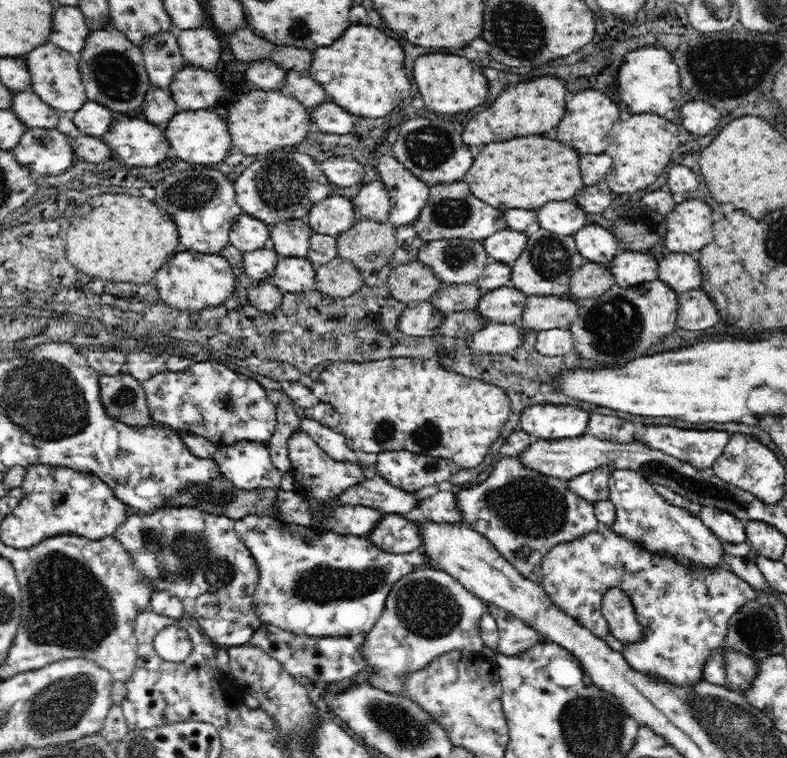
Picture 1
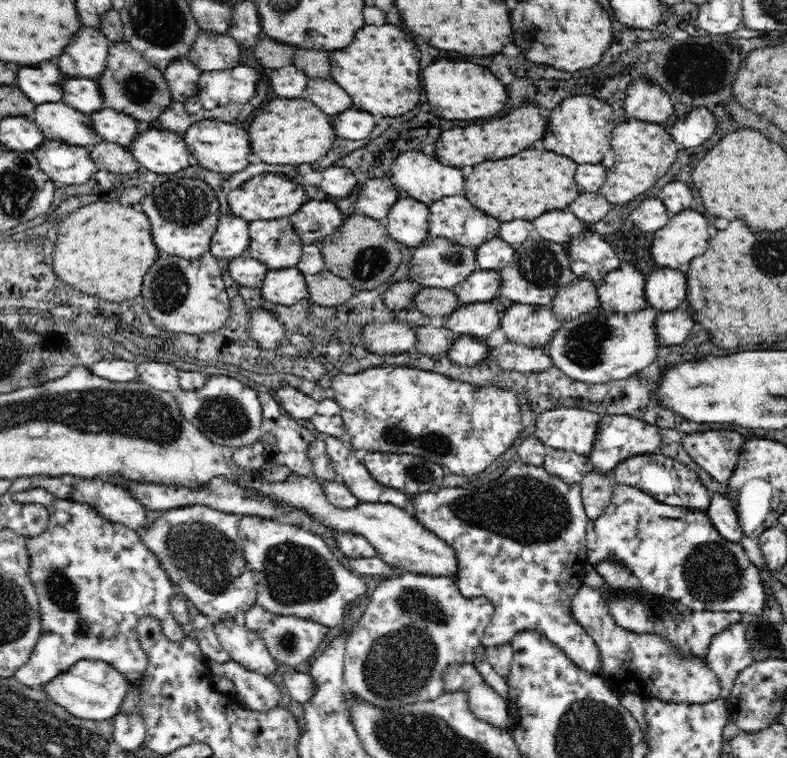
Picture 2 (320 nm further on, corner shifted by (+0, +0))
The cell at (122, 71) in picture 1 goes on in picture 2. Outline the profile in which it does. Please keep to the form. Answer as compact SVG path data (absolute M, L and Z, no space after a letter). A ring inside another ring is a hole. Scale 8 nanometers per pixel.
M126 41L111 43L107 58L107 66L96 78L97 85L100 87L101 97L104 99L103 106L114 109L115 111L133 116L142 126L148 126L150 122L156 120L165 106L173 100L171 90L165 80L164 72L152 67L147 59L138 52L130 43Z

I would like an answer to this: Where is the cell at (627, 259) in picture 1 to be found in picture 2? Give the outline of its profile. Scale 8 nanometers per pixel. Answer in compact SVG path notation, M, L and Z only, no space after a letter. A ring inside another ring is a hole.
M628 264L610 271L604 278L598 278L600 308L620 315L631 315L647 307L649 304L644 295L644 277Z

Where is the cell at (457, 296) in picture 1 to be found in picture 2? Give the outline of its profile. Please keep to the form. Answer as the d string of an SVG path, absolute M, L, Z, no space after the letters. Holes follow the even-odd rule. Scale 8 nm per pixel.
M421 286L418 294L414 296L413 308L425 316L443 316L460 308L459 298L450 289L430 288Z

